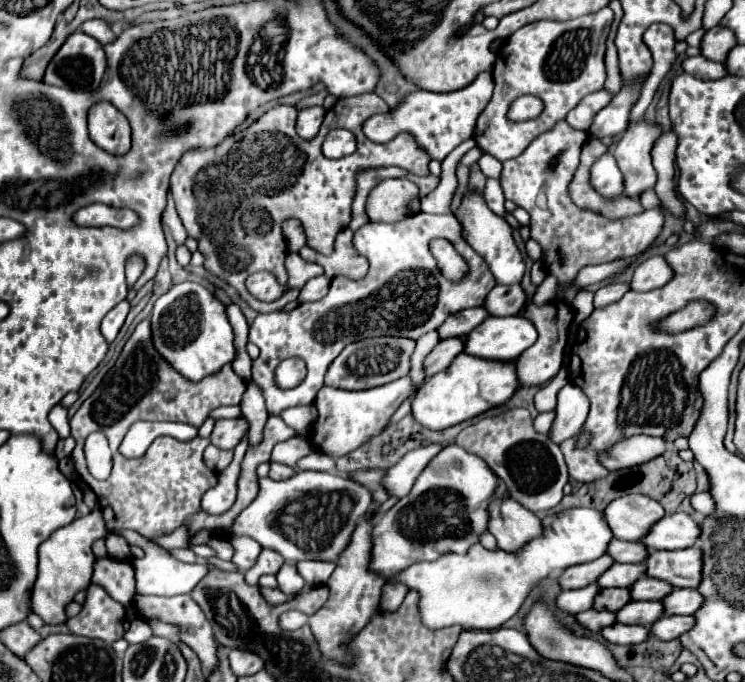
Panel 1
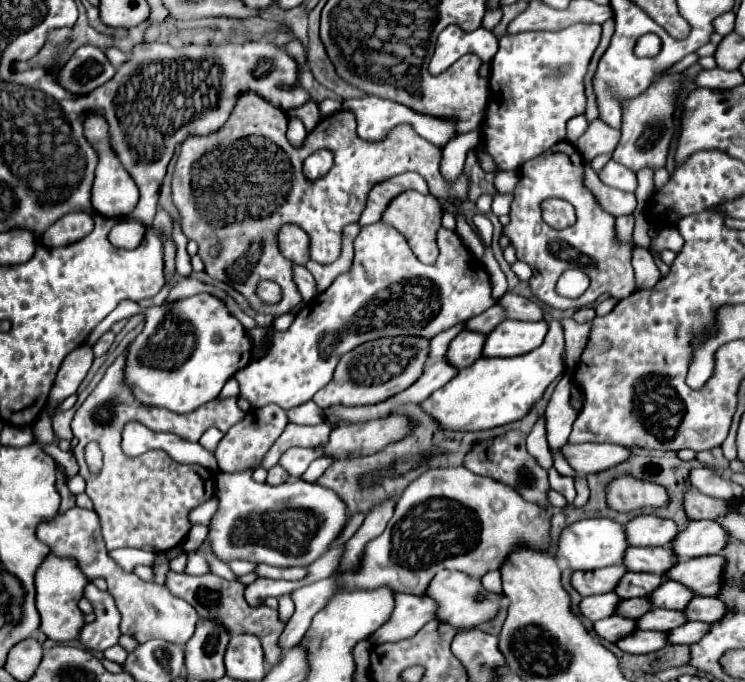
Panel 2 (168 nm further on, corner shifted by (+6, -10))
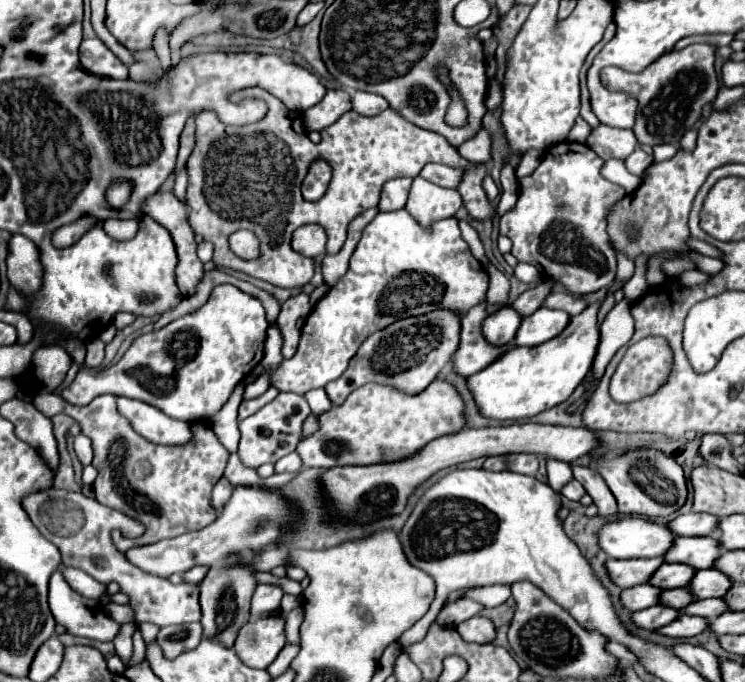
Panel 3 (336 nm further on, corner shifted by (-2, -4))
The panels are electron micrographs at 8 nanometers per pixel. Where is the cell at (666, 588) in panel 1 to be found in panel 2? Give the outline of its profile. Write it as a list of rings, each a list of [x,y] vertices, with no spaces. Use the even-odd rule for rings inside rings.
[[[664,581],[662,587],[658,587],[648,599],[650,599],[650,603],[654,603],[654,607],[682,611],[682,607],[686,607],[692,597],[694,597],[694,593],[690,589],[686,589],[684,585],[674,583],[674,581]]]

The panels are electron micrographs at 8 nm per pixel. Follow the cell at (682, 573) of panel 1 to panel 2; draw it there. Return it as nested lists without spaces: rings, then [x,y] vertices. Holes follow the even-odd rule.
[[[708,555],[686,561],[676,561],[666,575],[664,581],[676,581],[684,587],[690,587],[694,595],[716,595],[720,591],[720,573],[724,567],[724,557]]]

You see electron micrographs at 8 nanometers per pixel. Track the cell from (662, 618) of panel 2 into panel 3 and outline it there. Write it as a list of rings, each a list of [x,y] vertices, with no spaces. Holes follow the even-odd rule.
[[[700,599],[700,601],[694,601],[692,605],[680,609],[680,613],[702,615],[702,617],[708,617],[708,619],[714,619],[720,613],[726,613],[726,611],[728,611],[728,605],[726,605],[724,599]]]

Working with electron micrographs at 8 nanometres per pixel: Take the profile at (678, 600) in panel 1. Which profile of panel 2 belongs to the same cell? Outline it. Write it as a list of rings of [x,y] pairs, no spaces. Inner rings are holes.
[[[694,597],[690,601],[690,607],[684,609],[688,621],[702,621],[702,623],[714,623],[720,617],[724,617],[726,607],[720,599],[714,597]]]

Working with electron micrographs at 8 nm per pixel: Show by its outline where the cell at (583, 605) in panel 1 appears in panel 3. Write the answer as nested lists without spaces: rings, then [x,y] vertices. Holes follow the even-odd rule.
[[[636,585],[636,587],[628,587],[622,591],[620,599],[624,603],[624,607],[628,607],[630,611],[640,611],[640,609],[648,609],[654,607],[658,603],[662,589],[654,589],[654,585]]]

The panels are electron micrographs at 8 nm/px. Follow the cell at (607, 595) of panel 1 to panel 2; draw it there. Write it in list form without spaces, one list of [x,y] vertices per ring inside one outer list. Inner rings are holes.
[[[646,597],[640,599],[622,599],[616,607],[616,613],[626,619],[638,619],[650,609],[650,601]]]

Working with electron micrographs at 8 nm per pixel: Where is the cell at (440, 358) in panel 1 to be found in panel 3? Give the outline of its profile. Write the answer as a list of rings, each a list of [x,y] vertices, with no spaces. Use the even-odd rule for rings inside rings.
[[[506,305],[486,317],[482,325],[484,337],[494,345],[510,345],[516,337],[520,321],[522,321],[522,315],[512,305]]]

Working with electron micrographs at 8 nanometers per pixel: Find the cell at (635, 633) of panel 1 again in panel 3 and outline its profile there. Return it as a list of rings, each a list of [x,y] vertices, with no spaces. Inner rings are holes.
[[[680,615],[676,621],[672,621],[670,625],[658,629],[658,633],[668,635],[668,637],[676,637],[676,639],[686,639],[686,637],[694,637],[698,633],[704,633],[710,627],[710,621],[706,617],[694,617],[694,615]]]

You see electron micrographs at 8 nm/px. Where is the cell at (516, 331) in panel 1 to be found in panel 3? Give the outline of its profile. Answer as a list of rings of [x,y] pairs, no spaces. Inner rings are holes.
[[[540,307],[536,313],[522,319],[522,325],[516,333],[514,343],[518,347],[542,345],[542,343],[558,337],[566,329],[568,323],[570,323],[570,315],[566,311]]]

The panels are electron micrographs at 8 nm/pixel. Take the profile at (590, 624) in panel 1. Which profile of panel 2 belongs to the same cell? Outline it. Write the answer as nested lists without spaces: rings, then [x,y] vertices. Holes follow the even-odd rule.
[[[612,615],[610,619],[602,619],[602,621],[596,621],[594,623],[594,631],[606,639],[606,641],[618,641],[626,635],[630,635],[636,627],[636,621],[634,619],[624,619],[620,615]]]

